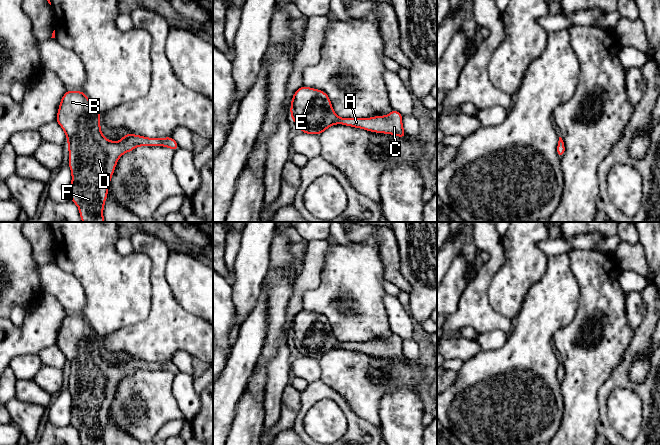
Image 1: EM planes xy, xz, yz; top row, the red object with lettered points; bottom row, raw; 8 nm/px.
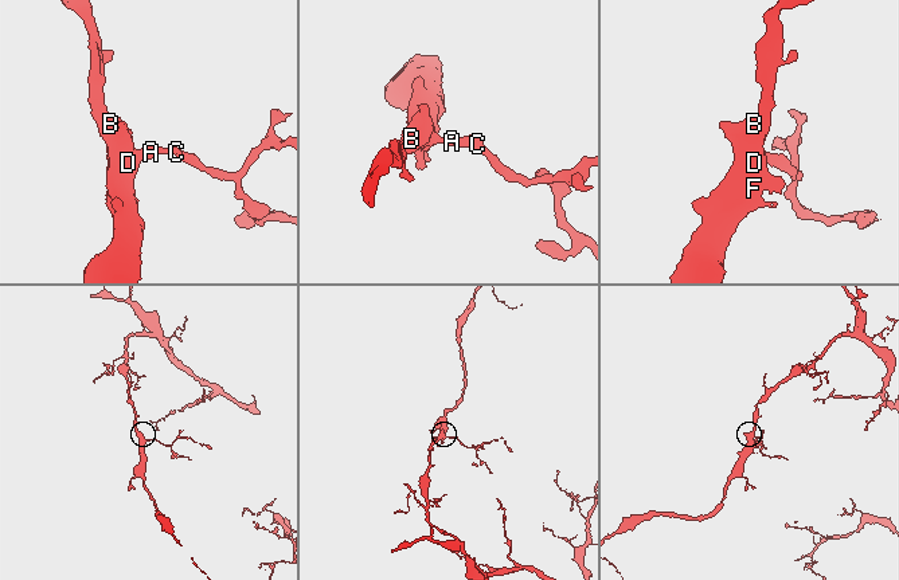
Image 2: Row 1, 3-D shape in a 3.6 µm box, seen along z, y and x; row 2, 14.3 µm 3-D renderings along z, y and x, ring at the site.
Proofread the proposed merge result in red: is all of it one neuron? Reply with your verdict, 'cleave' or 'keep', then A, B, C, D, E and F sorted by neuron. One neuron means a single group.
keep; A B C D E F

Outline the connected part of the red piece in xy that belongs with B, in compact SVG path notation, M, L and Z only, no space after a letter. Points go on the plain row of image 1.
M67 314L61 323L56 345L67 360L69 391L72 396L71 425L80 435L82 445L104 445L103 433L111 401L120 380L137 370L165 370L177 375L180 371L172 361L147 362L125 358L120 366L106 363L100 354L99 336L82 315Z

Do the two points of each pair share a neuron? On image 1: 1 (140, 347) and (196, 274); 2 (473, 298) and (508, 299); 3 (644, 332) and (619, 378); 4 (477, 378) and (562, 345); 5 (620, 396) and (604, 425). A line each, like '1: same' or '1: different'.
1: different
2: different
3: same
4: different
5: different

